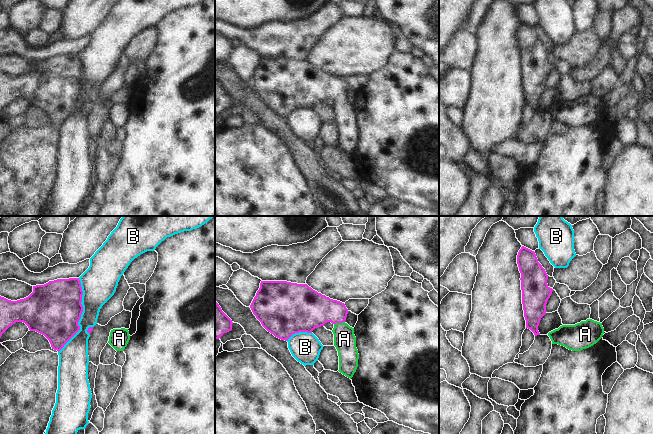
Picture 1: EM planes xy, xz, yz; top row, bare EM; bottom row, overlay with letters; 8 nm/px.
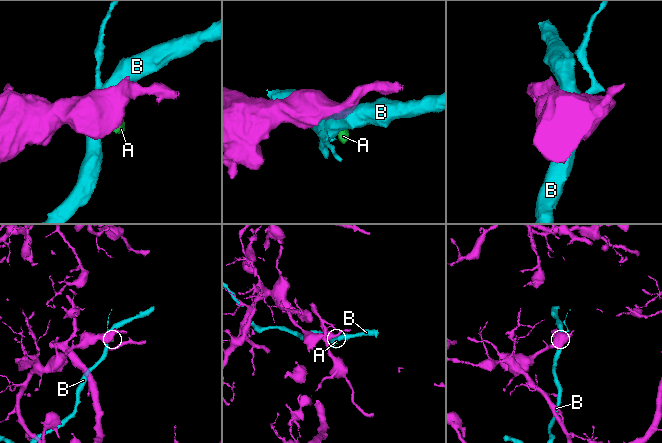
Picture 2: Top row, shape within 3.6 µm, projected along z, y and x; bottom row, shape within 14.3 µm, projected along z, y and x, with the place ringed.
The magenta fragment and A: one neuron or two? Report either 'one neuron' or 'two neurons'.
one neuron

